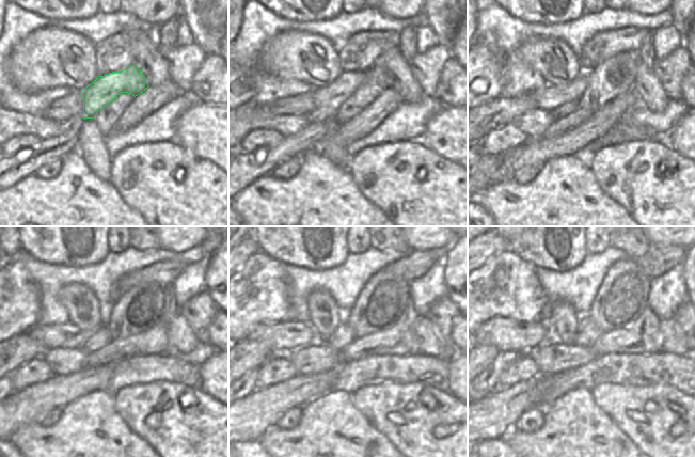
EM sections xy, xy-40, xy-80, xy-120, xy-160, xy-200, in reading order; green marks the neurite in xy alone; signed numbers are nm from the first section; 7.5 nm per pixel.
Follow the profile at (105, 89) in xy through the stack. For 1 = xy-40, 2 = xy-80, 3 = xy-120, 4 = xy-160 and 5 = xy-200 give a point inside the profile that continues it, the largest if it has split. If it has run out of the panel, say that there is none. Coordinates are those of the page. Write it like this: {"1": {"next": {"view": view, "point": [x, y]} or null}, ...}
{"1": {"next": {"view": "xy-40", "point": [328, 99]}}, "2": {"next": {"view": "xy-80", "point": [550, 97]}}, "3": {"next": {"view": "xy-120", "point": [66, 335]}}, "4": {"next": {"view": "xy-160", "point": [284, 336]}}, "5": {"next": {"view": "xy-200", "point": [507, 334]}}}

